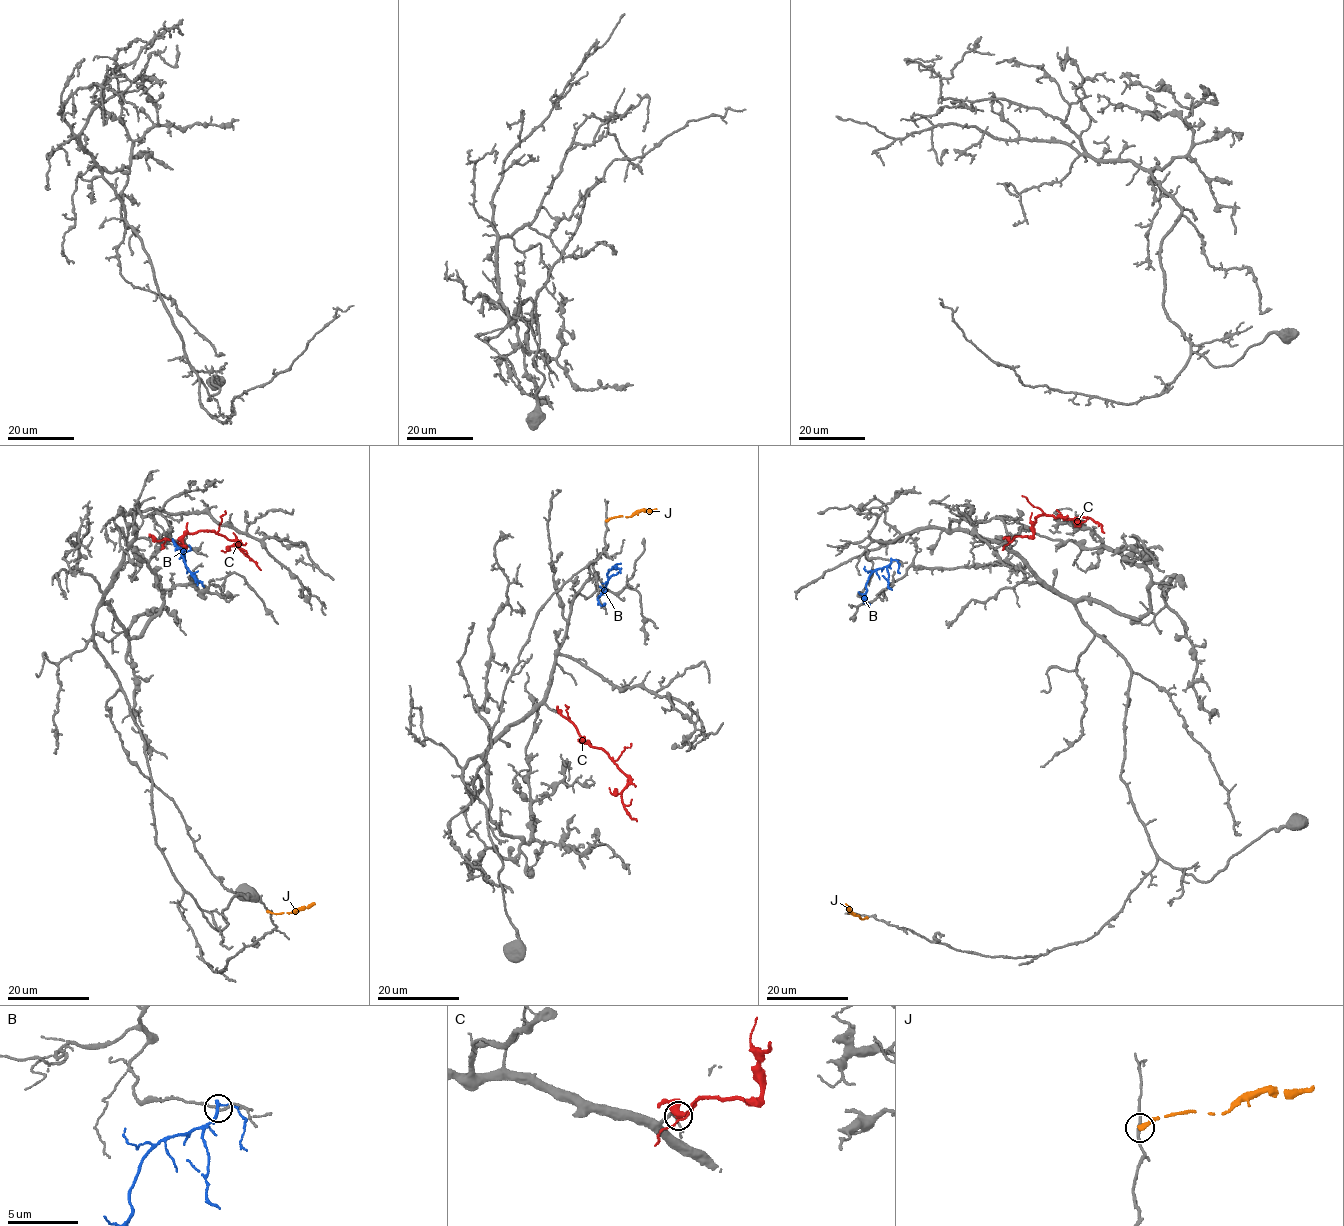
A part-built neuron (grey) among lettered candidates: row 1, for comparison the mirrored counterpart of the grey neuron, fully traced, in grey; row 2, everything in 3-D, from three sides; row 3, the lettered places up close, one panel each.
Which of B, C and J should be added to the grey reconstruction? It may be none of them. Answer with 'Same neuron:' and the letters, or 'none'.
Same neuron: C

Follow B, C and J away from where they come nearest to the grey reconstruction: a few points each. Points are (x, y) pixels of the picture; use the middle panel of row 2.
B: (598, 597), (609, 570), (618, 567), (621, 573)
C: (559, 712), (574, 725), (582, 740), (602, 748), (628, 778), (621, 793), (622, 805), (637, 821)
J: (606, 521), (656, 509)

